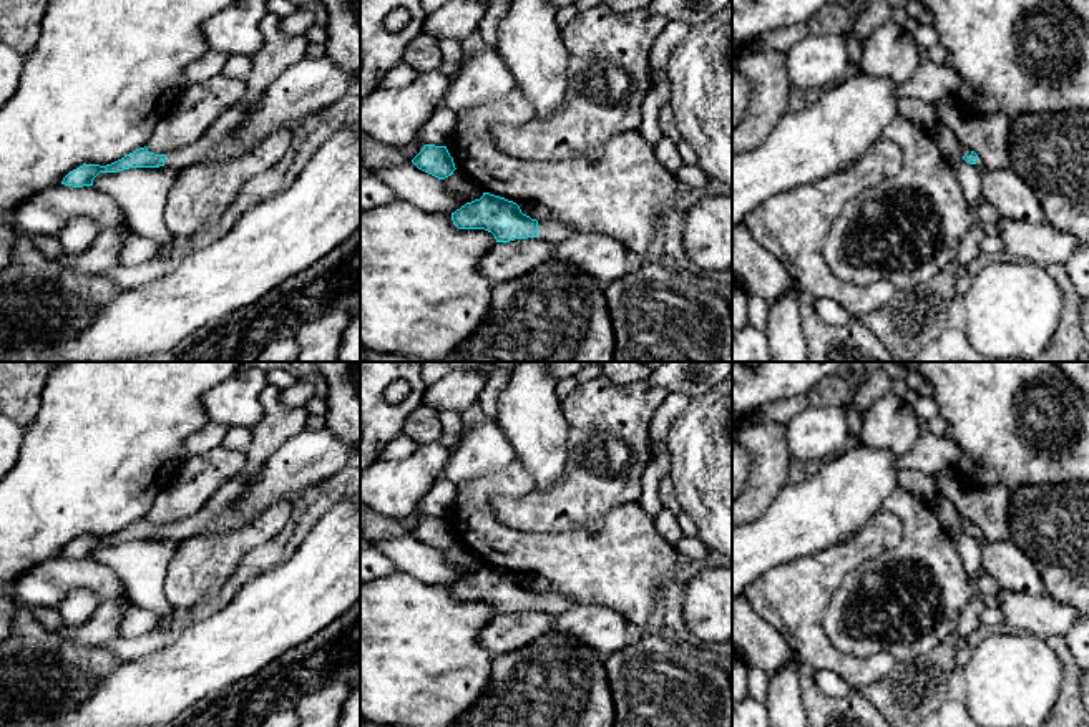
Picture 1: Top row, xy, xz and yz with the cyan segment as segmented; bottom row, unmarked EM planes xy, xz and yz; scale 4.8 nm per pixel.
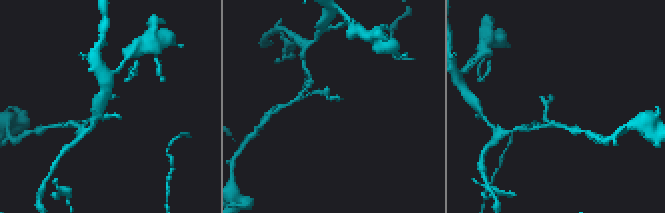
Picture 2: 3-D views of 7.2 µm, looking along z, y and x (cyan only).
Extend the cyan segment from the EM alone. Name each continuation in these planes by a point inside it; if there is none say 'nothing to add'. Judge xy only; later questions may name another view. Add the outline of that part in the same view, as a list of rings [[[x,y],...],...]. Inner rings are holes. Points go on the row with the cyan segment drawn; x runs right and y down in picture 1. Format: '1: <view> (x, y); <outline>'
1: xy (233, 118); [[[259,98],[252,101],[239,101],[232,108],[226,110],[196,143],[173,153],[166,153],[164,166],[179,171],[199,163],[201,158],[208,156],[222,139],[231,136],[244,123],[257,100]]]

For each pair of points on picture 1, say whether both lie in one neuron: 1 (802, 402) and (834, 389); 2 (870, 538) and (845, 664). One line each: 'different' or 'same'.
1: same
2: same

